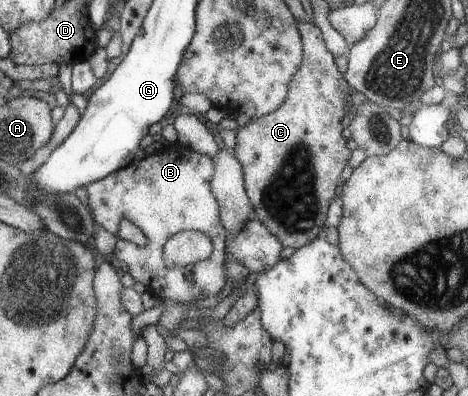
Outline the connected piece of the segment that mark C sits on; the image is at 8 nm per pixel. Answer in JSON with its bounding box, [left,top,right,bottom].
[230,20,350,249]

